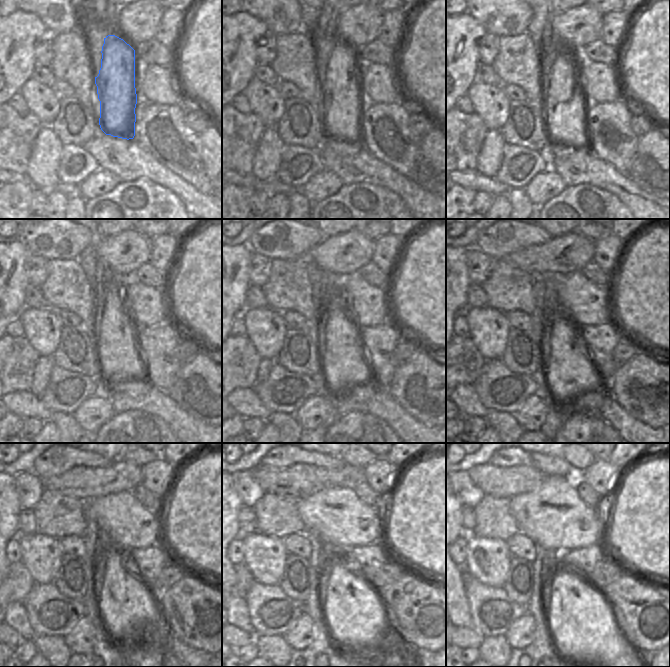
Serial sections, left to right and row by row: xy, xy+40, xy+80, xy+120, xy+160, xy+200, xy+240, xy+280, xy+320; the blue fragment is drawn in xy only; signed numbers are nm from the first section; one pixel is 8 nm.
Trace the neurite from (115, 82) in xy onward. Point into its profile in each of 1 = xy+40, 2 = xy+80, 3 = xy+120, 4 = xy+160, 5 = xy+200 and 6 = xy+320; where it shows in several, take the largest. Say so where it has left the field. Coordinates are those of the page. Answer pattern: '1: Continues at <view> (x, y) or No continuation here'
1: Continues at xy+40 (341, 115)
2: Continues at xy+80 (564, 111)
3: Continues at xy+120 (119, 360)
4: Continues at xy+160 (344, 367)
5: Continues at xy+200 (570, 375)
6: Continues at xy+320 (583, 627).

